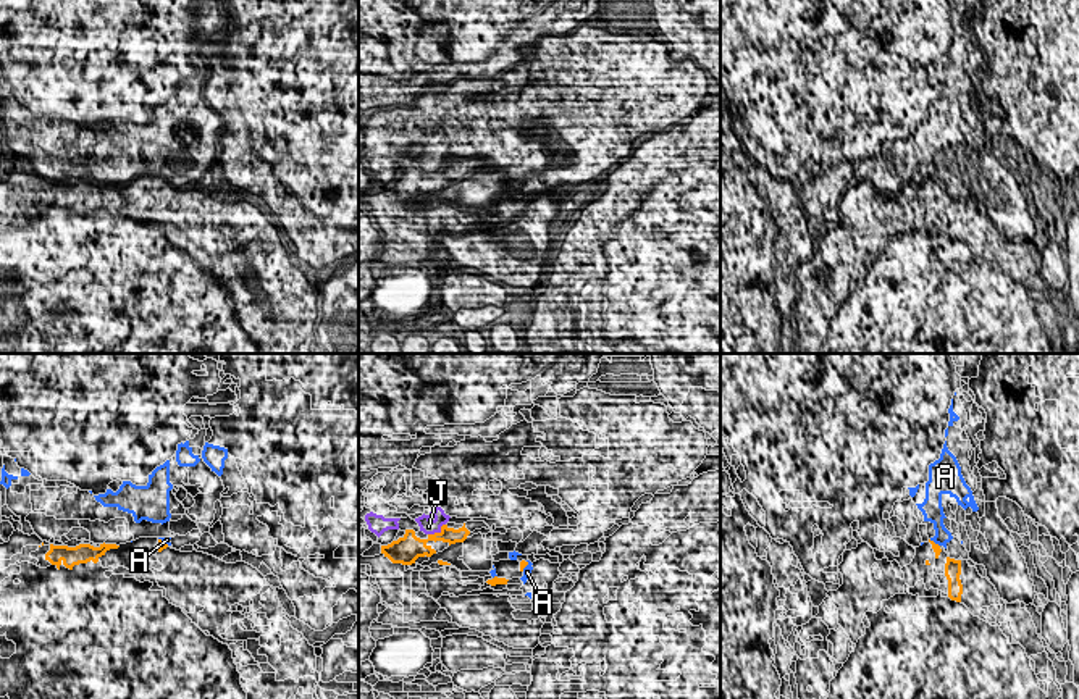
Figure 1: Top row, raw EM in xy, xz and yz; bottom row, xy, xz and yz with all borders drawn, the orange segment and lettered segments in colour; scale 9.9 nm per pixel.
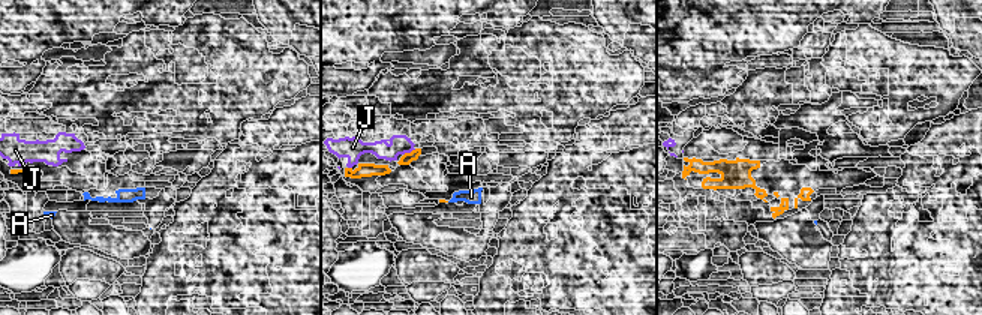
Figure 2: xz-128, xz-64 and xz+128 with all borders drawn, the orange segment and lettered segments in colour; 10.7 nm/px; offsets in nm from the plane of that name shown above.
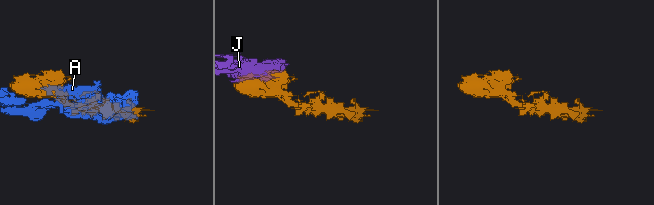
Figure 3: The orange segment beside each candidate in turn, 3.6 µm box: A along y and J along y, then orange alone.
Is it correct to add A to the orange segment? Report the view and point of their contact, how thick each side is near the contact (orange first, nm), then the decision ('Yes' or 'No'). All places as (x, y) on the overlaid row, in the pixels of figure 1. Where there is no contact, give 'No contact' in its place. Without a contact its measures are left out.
Touches orange at xy (163, 541). Thickness 90 nm (orange) against 60 nm. No

